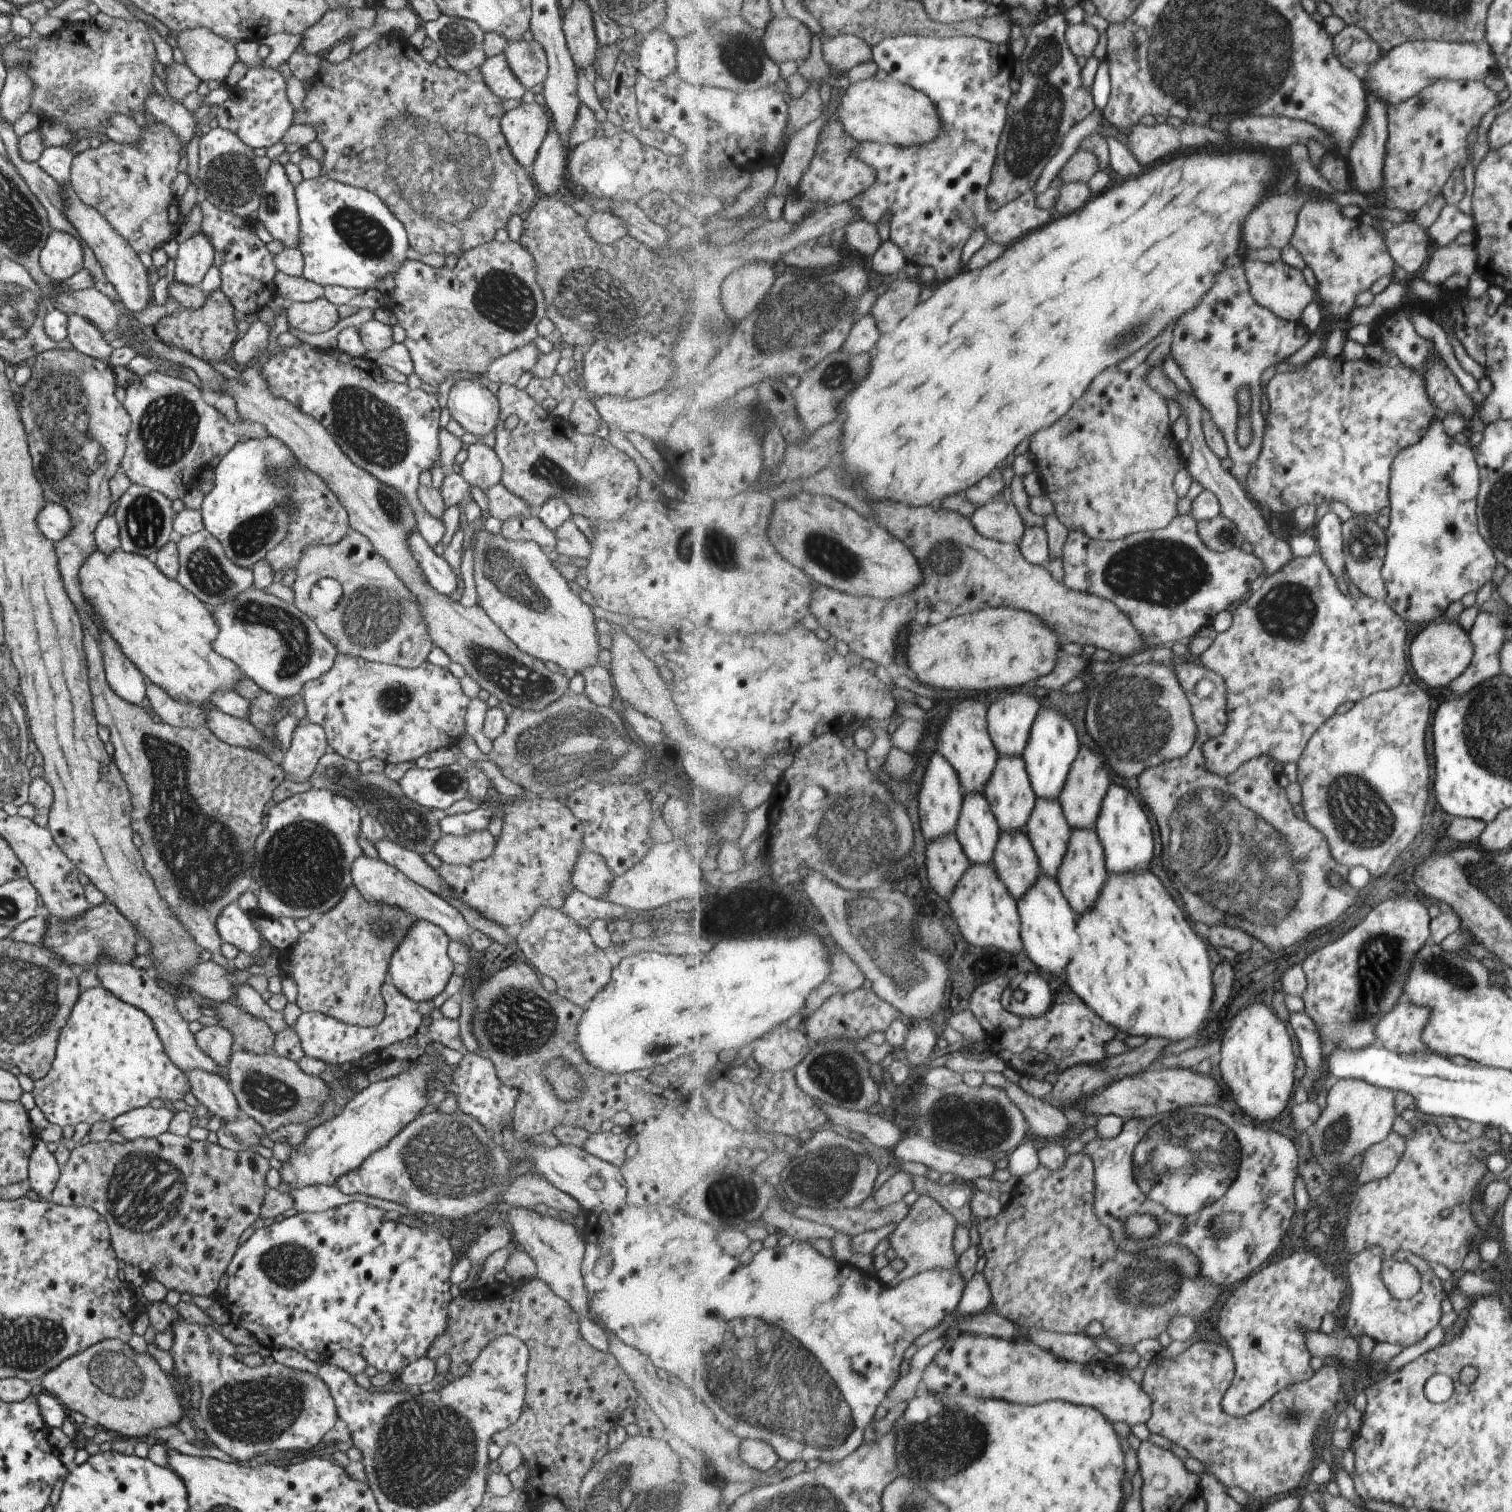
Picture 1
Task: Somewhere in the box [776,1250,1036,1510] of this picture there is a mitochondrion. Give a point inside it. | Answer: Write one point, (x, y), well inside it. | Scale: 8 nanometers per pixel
(937, 1450)

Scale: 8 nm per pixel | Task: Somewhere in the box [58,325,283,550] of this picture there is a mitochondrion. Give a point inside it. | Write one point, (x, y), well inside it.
(168, 426)

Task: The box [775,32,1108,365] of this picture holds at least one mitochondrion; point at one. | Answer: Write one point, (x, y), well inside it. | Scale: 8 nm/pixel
(1035, 124)

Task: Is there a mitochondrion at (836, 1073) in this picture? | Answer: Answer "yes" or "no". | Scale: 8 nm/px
yes

